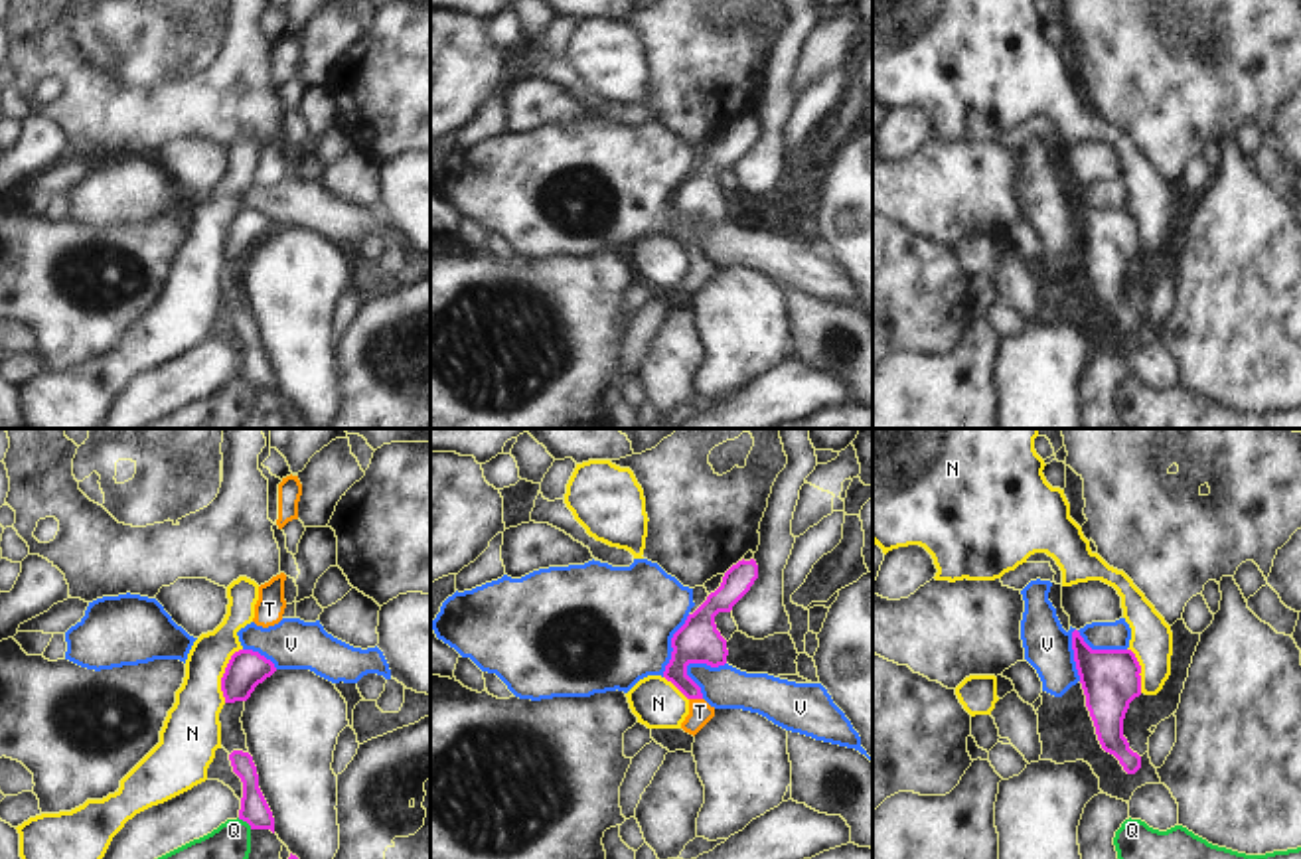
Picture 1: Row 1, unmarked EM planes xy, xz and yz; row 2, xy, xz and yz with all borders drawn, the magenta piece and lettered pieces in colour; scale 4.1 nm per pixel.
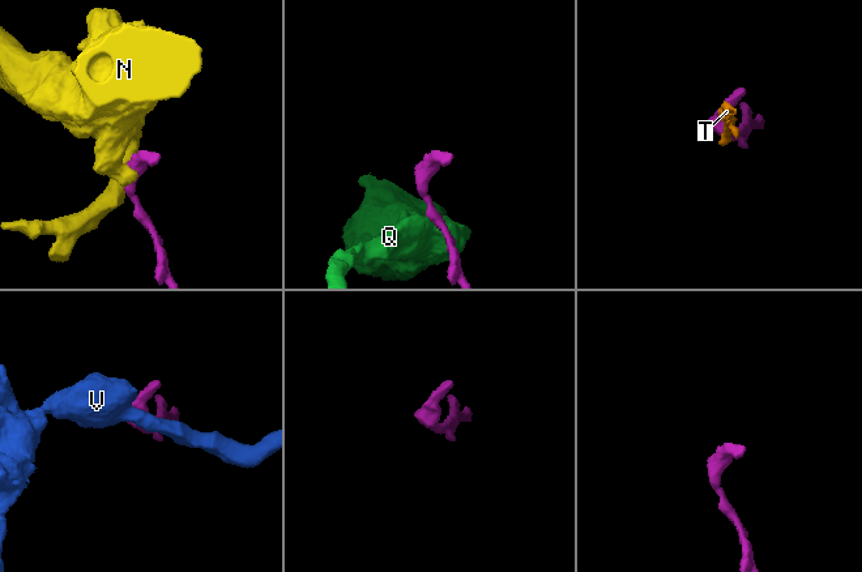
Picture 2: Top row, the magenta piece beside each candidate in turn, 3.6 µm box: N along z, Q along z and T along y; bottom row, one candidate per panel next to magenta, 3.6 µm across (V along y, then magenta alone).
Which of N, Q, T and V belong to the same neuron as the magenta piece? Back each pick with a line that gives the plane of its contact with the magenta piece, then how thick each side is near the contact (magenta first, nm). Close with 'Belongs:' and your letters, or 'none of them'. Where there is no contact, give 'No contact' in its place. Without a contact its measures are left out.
T: Touches magenta in xz. Thickness 180 nm (magenta) against 100 nm
Belongs: T

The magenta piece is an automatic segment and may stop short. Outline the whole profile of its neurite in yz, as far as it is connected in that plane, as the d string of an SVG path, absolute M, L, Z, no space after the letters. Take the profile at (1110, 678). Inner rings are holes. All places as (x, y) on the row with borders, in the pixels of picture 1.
M1078 630L1072 632L1074 662L1086 707L1102 748L1113 754L1127 774L1141 768L1141 756L1123 737L1129 703L1141 695L1141 665L1131 650L1092 650Z

